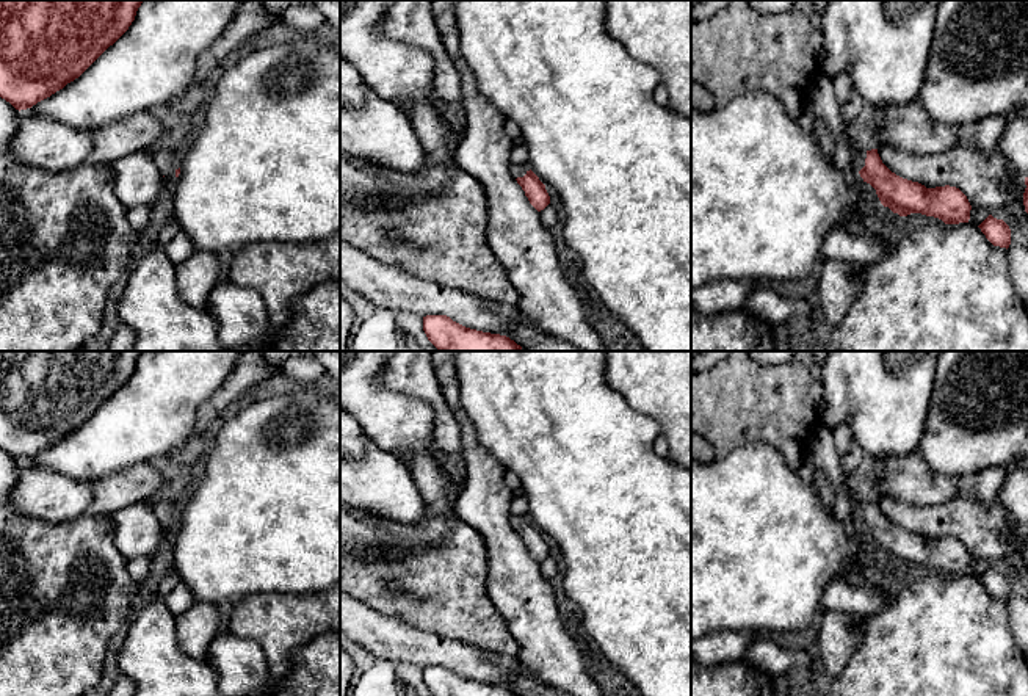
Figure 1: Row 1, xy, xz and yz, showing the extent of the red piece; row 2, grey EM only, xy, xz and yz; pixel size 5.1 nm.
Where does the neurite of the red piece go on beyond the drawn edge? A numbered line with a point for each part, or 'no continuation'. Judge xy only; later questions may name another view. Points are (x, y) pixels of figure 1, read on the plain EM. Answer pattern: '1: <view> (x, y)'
no continuation

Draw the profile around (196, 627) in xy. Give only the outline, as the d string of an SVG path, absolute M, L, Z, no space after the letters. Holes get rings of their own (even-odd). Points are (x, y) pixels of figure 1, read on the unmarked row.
M196 602L176 619L176 629L180 649L205 660L208 646L221 633L218 605Z

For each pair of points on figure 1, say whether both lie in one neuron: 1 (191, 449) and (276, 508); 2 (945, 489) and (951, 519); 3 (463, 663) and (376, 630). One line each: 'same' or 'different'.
1: different
2: different
3: same

